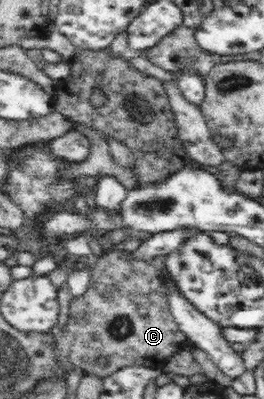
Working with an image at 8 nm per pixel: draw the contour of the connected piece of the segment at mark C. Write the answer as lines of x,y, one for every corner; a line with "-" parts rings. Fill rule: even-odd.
107,248
92,270
88,291
80,299
74,299
70,307
69,322
58,337
61,360
69,366
77,366
82,373
99,379
111,377
123,366
149,366
157,368
179,349
185,347
186,335
175,322
167,300
159,289
155,268
149,263
127,263
124,252

